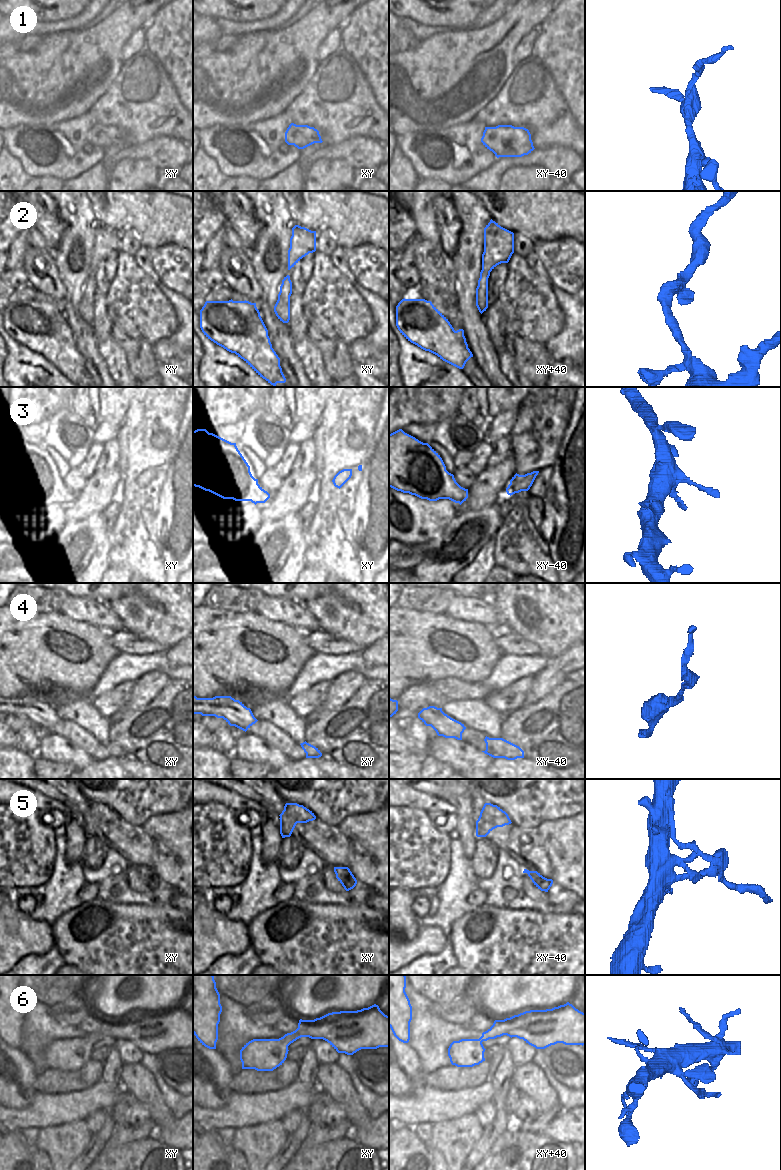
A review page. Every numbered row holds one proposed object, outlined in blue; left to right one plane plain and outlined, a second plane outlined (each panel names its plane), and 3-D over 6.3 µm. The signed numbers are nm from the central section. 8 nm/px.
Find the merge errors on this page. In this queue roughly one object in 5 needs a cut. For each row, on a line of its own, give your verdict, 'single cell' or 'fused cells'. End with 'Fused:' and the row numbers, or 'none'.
1: single cell
2: single cell
3: single cell
4: single cell
5: single cell
6: single cell
Fused: none

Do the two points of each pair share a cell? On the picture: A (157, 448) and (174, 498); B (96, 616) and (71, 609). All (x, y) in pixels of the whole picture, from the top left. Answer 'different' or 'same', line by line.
A: different
B: same

